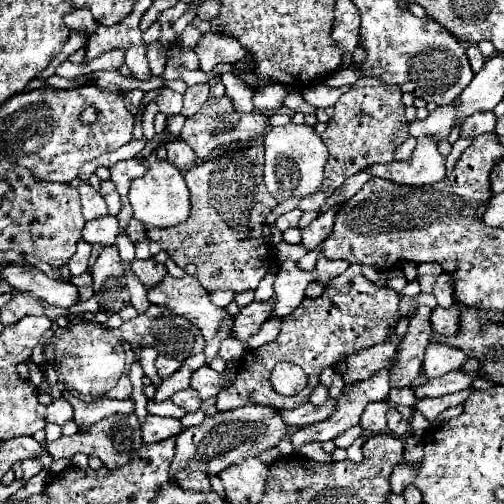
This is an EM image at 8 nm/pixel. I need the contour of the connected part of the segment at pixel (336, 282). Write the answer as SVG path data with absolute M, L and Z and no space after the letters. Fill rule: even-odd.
M352 264L342 276L334 278L330 282L330 286L324 290L324 294L316 300L310 300L310 298L304 298L302 304L290 314L290 316L284 316L282 318L282 328L280 328L280 334L276 340L268 342L268 344L262 344L260 348L256 350L248 350L242 358L240 358L240 364L238 364L238 376L236 376L236 382L222 390L218 394L218 412L228 412L228 410L234 410L242 404L272 404L280 410L294 410L302 404L308 402L308 396L312 394L312 388L316 388L316 384L320 382L320 372L322 368L326 366L334 366L340 356L350 356L352 352L360 350L360 348L370 348L372 344L380 344L384 342L388 336L390 336L390 330L398 324L400 320L400 314L398 314L398 304L400 304L400 296L390 290L388 286L378 286L374 282L370 282L358 264ZM278 362L292 362L292 364L298 364L302 366L302 370L306 372L308 376L308 386L306 390L302 390L300 394L296 396L290 396L290 398L284 398L282 394L278 394L272 384L270 384L270 372L272 368L278 364Z

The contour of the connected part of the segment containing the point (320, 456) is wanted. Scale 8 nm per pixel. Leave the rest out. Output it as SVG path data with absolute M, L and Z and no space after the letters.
M304 444L304 448L300 448L300 454L304 454L306 458L312 458L316 462L334 462L332 456L322 450L322 444Z

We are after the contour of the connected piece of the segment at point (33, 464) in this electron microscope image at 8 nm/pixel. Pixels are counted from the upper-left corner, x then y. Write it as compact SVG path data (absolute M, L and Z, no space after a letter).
M31 460L22 461L21 468L23 470L24 484L26 484L26 482L30 478L32 478L33 476L37 475L39 472L42 471L41 464L34 460L33 461Z

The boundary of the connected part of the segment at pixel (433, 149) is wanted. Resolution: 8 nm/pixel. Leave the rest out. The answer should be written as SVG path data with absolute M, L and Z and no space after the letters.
M420 136L418 144L406 162L390 162L390 164L374 164L368 166L372 176L388 178L398 184L408 186L424 186L444 180L446 176L446 158L438 152L438 142L432 136Z

